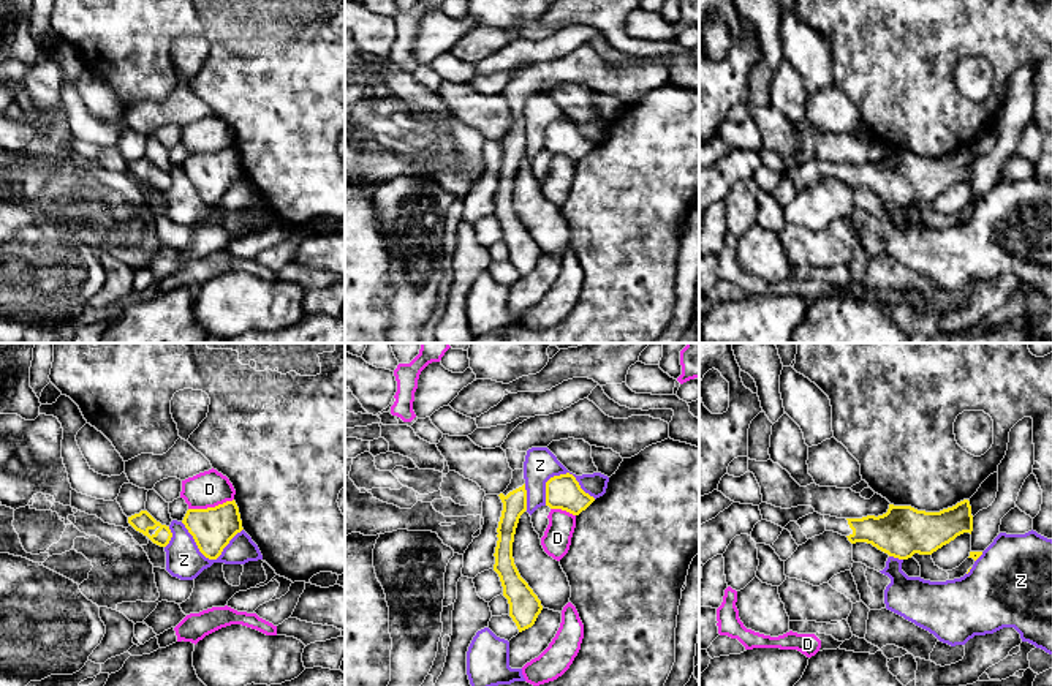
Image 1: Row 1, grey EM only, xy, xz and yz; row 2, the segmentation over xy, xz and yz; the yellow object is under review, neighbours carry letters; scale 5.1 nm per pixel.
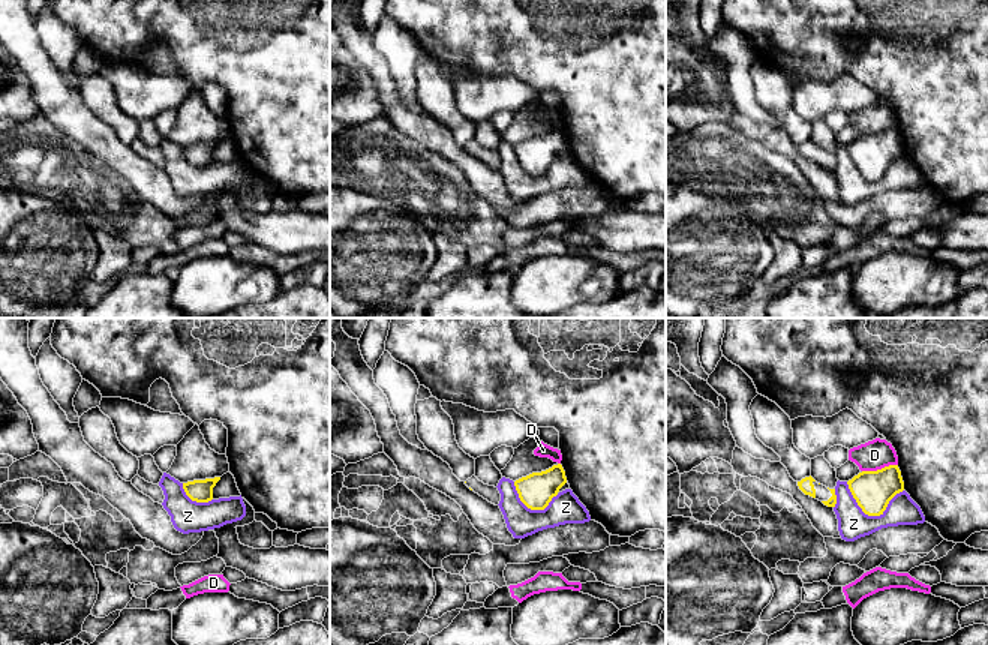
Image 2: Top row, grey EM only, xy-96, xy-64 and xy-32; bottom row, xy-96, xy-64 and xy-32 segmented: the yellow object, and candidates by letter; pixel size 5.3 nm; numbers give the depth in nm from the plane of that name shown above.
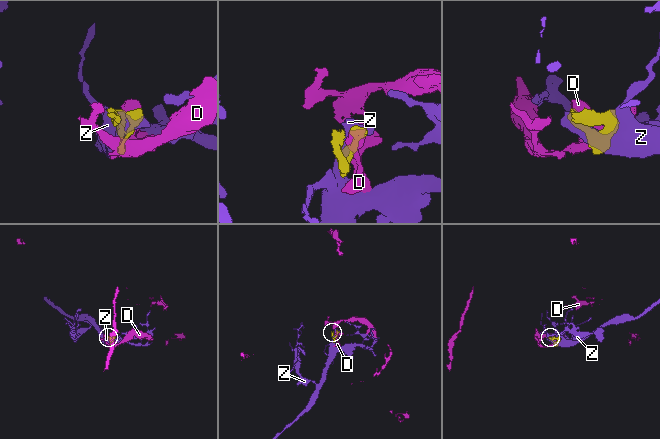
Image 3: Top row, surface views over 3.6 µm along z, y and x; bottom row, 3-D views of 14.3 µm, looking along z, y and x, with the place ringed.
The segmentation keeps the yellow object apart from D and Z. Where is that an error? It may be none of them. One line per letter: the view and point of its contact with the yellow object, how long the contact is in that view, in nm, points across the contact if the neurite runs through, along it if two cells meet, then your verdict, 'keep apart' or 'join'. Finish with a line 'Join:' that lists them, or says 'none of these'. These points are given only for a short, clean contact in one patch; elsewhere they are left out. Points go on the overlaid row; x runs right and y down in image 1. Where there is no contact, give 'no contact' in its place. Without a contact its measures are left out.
D: contact xy (211, 508); length 240 nm; keep apart
Z: contact xy (209, 558); length 320 nm; keep apart
Join: none of these

